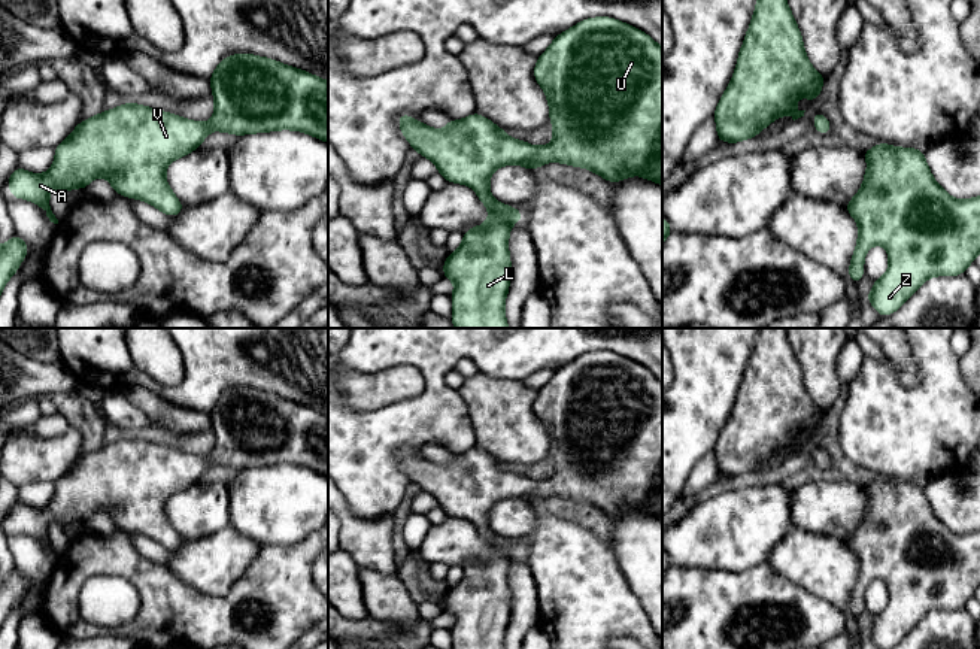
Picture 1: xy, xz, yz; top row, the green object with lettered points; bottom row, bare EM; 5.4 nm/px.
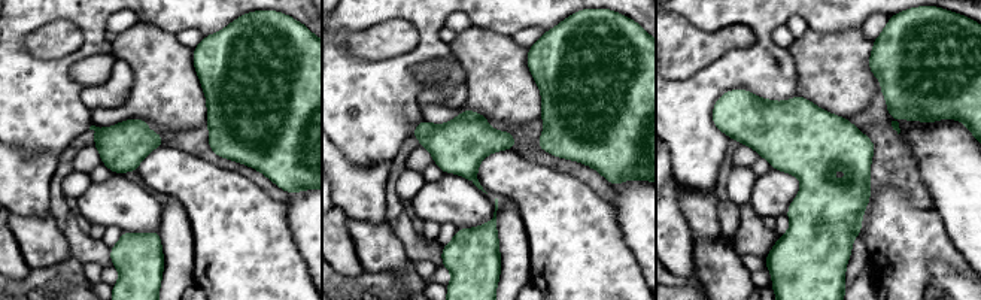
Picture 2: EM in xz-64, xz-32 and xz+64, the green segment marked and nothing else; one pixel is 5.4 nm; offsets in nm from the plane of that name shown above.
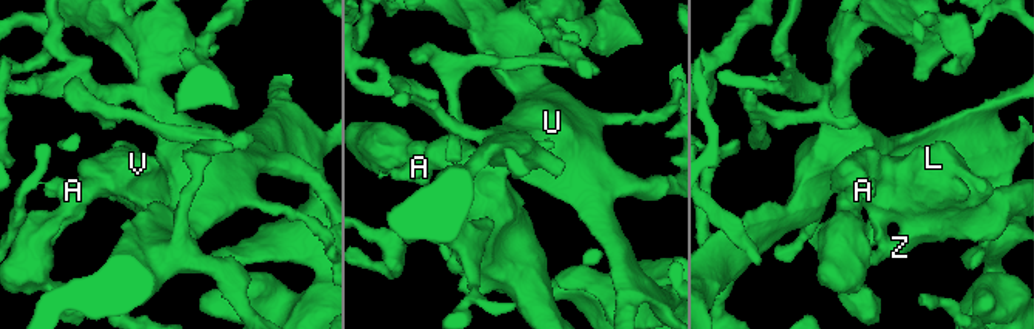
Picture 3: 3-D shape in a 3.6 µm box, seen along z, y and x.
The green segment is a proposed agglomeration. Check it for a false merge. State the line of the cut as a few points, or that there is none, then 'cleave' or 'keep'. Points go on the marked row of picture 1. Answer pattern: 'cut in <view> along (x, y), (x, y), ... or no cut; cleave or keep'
no cut; keep

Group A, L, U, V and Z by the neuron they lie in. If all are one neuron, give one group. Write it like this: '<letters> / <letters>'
A L U V Z

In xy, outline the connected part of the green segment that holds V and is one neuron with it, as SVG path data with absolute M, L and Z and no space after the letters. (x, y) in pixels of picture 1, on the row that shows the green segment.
M233 54L224 58L209 81L215 98L215 113L209 122L195 122L137 103L124 103L103 110L79 122L75 131L54 148L55 160L46 173L36 175L16 164L15 172L6 181L12 197L39 204L49 221L58 224L49 206L49 191L57 188L64 194L73 188L87 189L92 179L103 176L116 194L143 200L167 216L176 216L186 206L170 189L166 169L173 160L201 146L213 130L236 136L294 130L328 143L328 81L252 54Z

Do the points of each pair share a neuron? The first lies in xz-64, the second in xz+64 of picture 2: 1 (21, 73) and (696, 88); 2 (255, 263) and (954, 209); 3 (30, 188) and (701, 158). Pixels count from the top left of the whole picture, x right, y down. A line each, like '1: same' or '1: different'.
1: same
2: different
3: different

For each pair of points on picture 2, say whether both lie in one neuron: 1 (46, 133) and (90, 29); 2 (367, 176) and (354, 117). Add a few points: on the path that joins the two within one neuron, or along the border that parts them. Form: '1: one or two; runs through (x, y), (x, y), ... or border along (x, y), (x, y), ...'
1: one; runs through (15, 90), (15, 36), (36, 15), (46, 15)
2: two; border along (337, 147), (358, 164), (388, 163)

